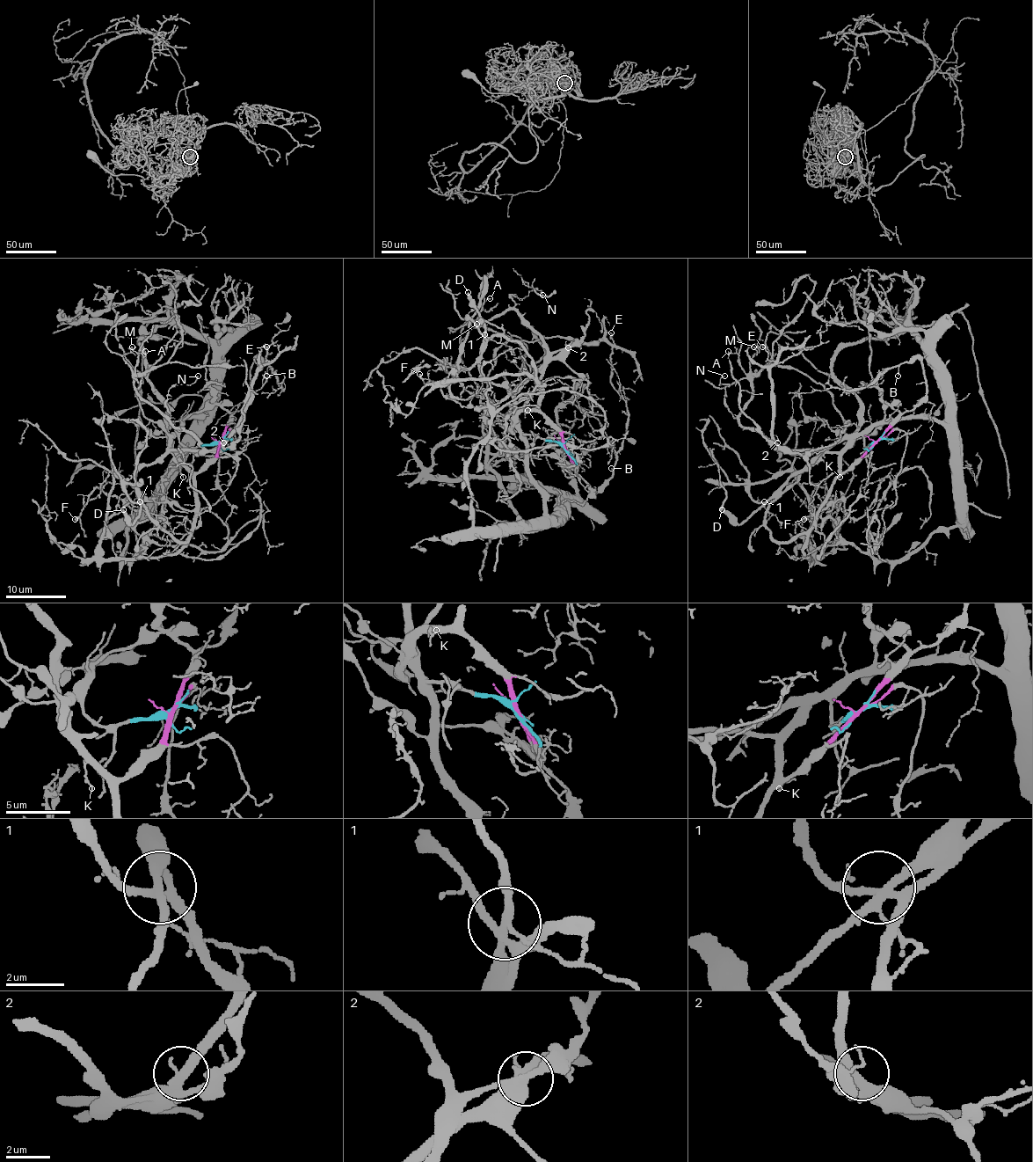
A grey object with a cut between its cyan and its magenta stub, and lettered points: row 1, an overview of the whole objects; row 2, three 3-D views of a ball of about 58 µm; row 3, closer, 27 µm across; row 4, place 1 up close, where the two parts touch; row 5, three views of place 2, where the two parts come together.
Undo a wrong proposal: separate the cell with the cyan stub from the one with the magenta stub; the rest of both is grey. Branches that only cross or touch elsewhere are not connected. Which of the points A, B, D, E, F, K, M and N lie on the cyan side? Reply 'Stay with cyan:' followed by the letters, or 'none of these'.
Stay with cyan: D, E

